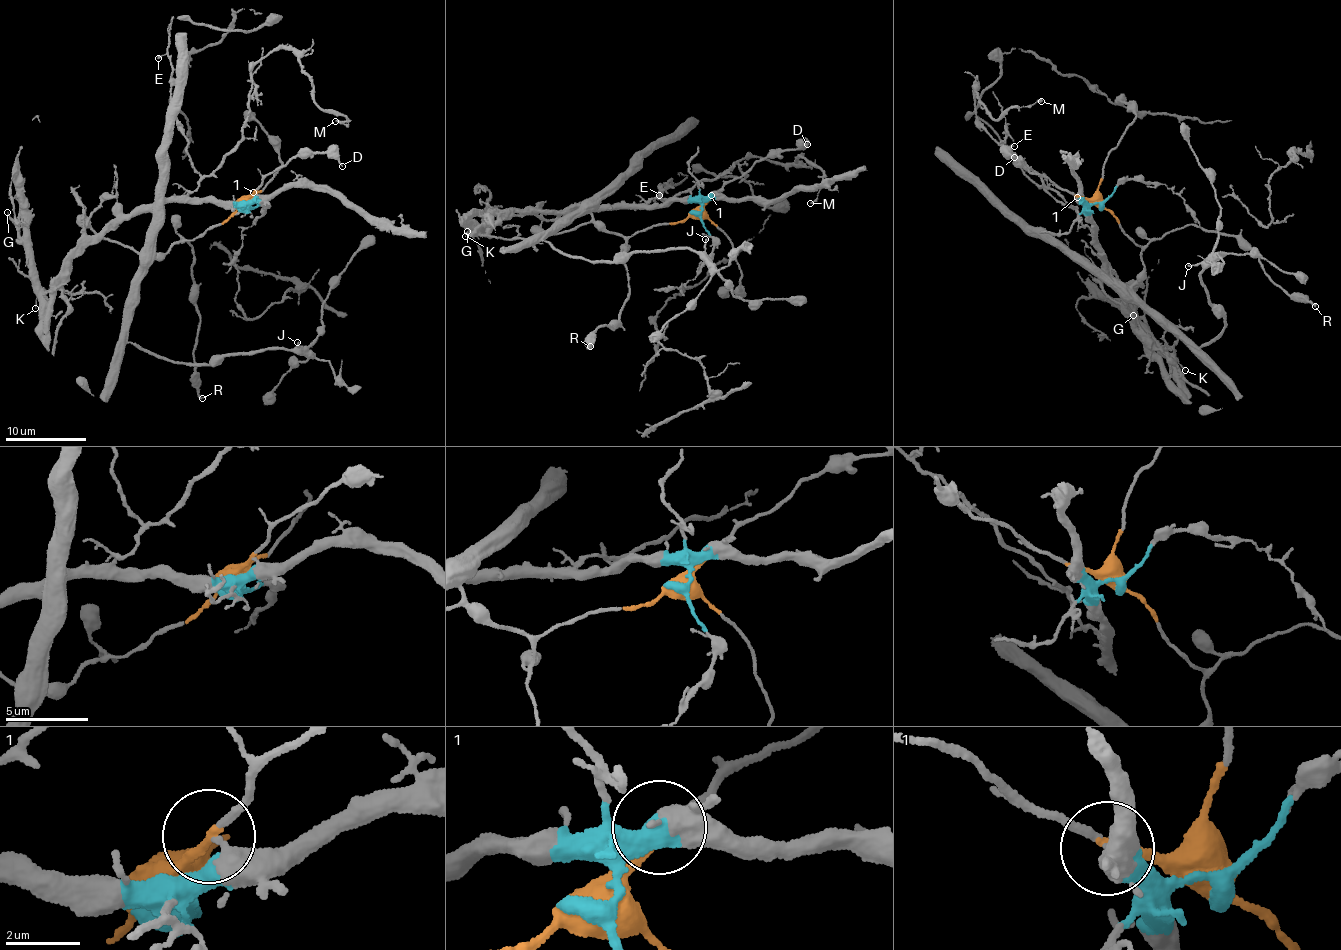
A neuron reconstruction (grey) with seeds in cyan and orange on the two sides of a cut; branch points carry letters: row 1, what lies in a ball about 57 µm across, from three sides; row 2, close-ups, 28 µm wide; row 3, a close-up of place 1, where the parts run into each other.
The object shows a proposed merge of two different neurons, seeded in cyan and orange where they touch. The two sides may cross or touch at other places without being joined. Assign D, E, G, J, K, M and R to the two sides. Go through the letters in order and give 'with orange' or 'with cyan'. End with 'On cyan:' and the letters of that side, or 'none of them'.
D: with orange
E: with cyan
G: with cyan
J: with orange
K: with cyan
M: with cyan
R: with orange
On cyan: E, G, K, M

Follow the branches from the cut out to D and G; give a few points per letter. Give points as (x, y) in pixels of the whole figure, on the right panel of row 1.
D: (1099, 206), (1063, 191), (1047, 177), (1026, 169), (1012, 152), (1010, 155), (1015, 158)
G: (1099, 208), (1091, 205), (1088, 217), (1124, 312), (1158, 349), (1173, 353), (1133, 315)

